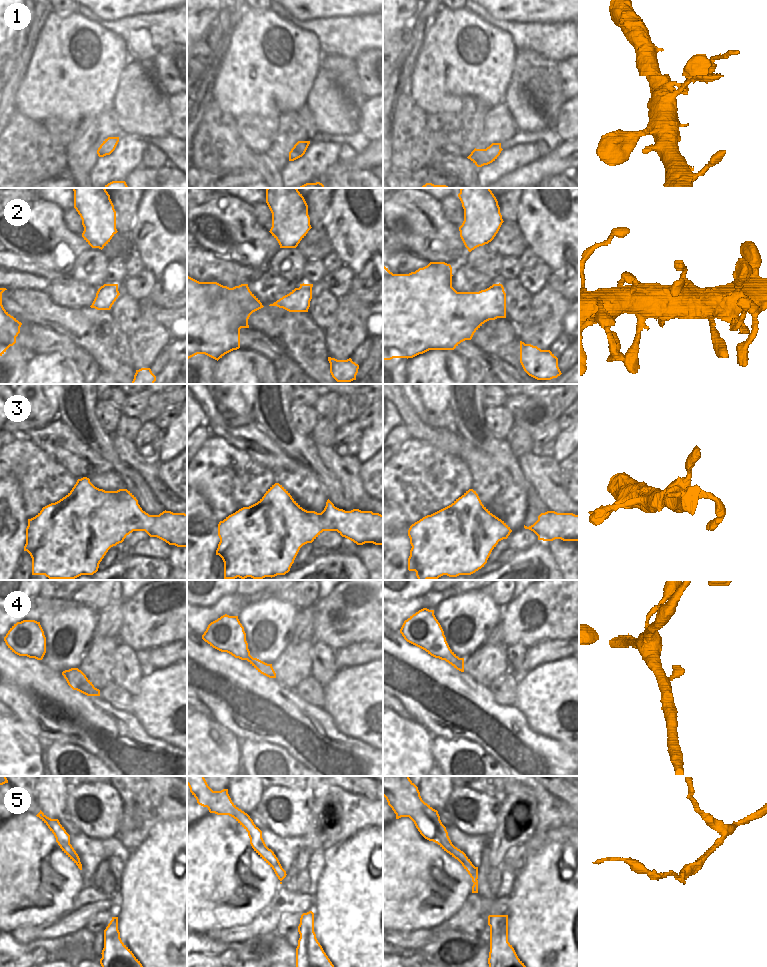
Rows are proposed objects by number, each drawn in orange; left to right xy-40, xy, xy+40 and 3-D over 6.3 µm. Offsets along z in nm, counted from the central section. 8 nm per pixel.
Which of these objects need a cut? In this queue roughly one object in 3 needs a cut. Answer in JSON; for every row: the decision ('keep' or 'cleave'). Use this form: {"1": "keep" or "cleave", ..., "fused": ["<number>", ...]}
{"1": "cleave", "2": "keep", "3": "keep", "4": "keep", "5": "keep", "fused": ["1"]}

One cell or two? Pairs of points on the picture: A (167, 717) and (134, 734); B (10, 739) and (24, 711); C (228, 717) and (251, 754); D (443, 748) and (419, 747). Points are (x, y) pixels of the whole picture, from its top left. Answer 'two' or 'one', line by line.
A: two
B: two
C: two
D: two

